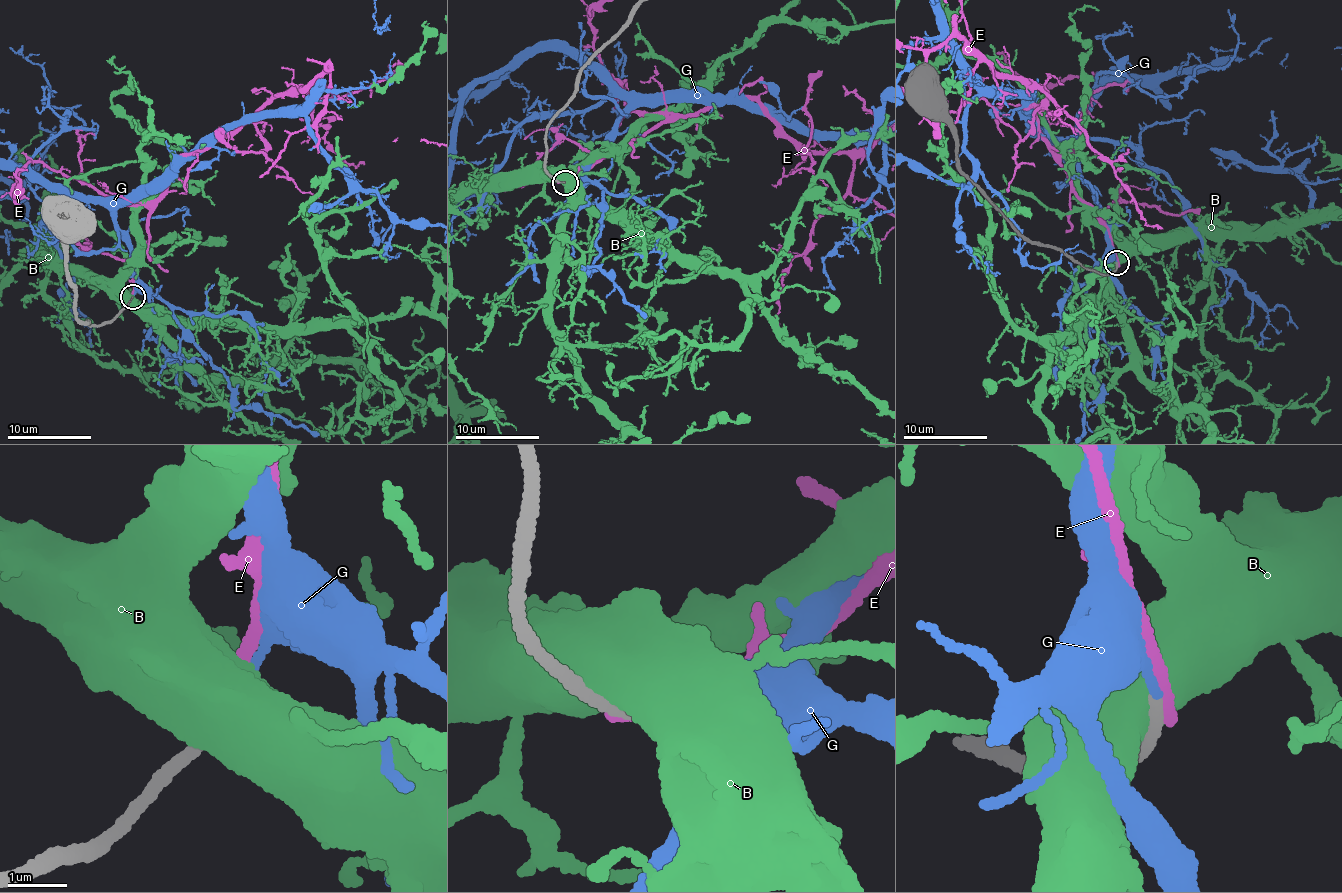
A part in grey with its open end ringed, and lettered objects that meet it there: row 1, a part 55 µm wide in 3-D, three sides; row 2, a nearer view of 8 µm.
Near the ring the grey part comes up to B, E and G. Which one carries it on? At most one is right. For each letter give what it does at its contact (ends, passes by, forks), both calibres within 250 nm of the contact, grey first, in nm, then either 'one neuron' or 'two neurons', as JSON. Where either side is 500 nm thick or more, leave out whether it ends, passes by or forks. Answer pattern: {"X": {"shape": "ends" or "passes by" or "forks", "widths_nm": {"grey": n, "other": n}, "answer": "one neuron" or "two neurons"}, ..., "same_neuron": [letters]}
{"B": {"widths_nm": {"grey": 240, "other": 850}, "answer": "two neurons"}, "E": {"shape": "ends", "widths_nm": {"grey": 200, "other": 240}, "answer": "two neurons"}, "G": {"shape": "ends", "widths_nm": {"grey": 170, "other": 120}, "answer": "one neuron"}, "same_neuron": ["G"]}

